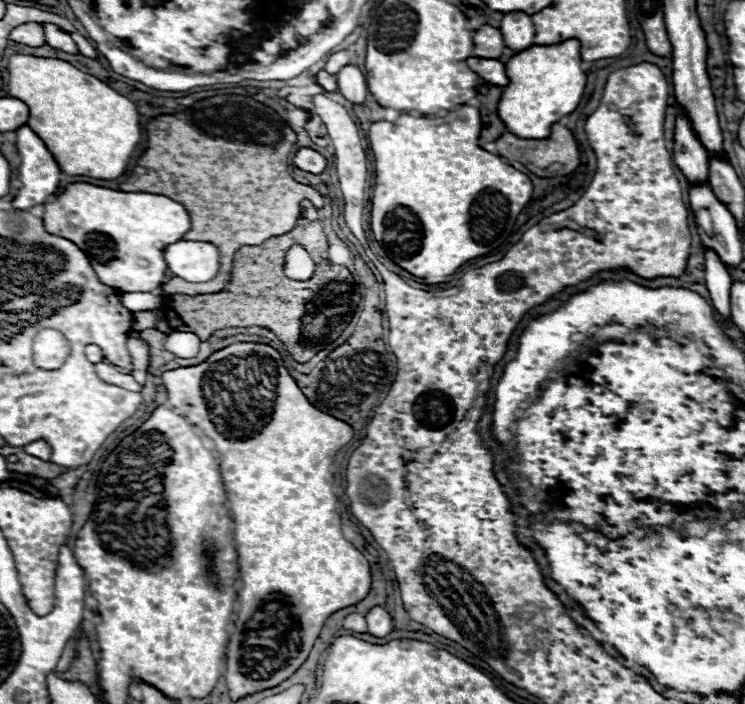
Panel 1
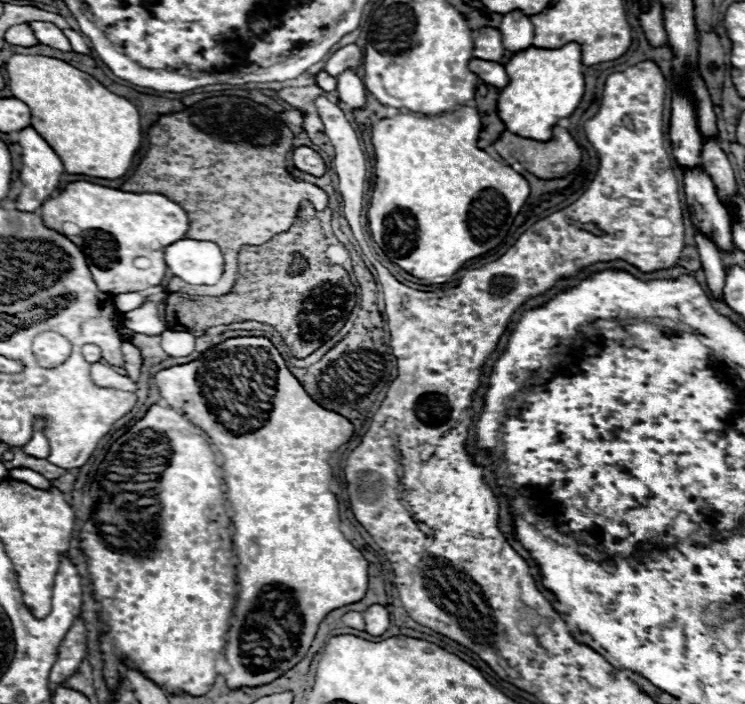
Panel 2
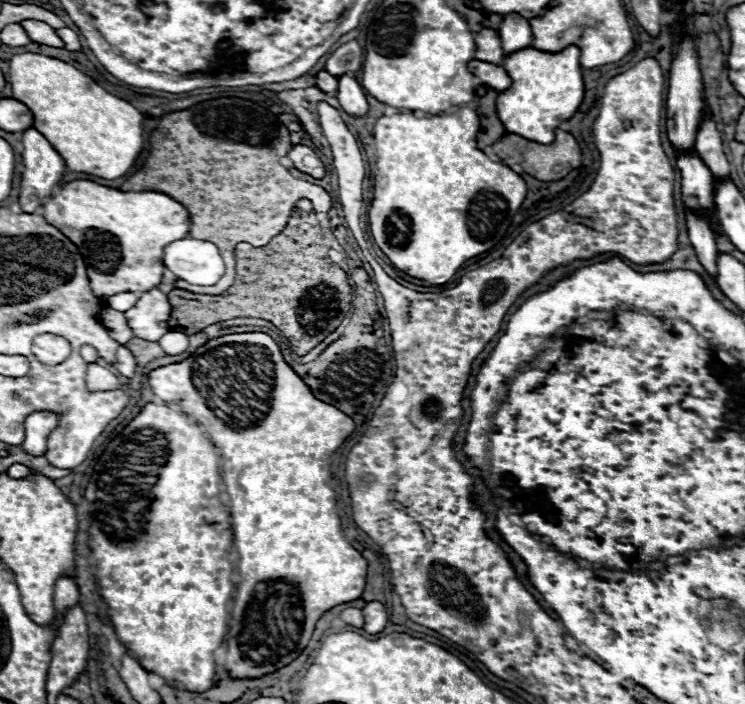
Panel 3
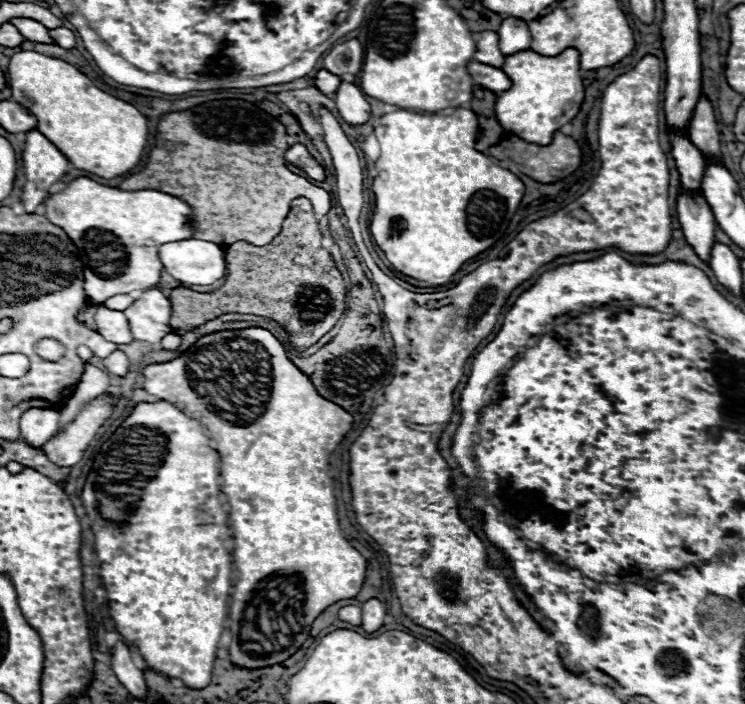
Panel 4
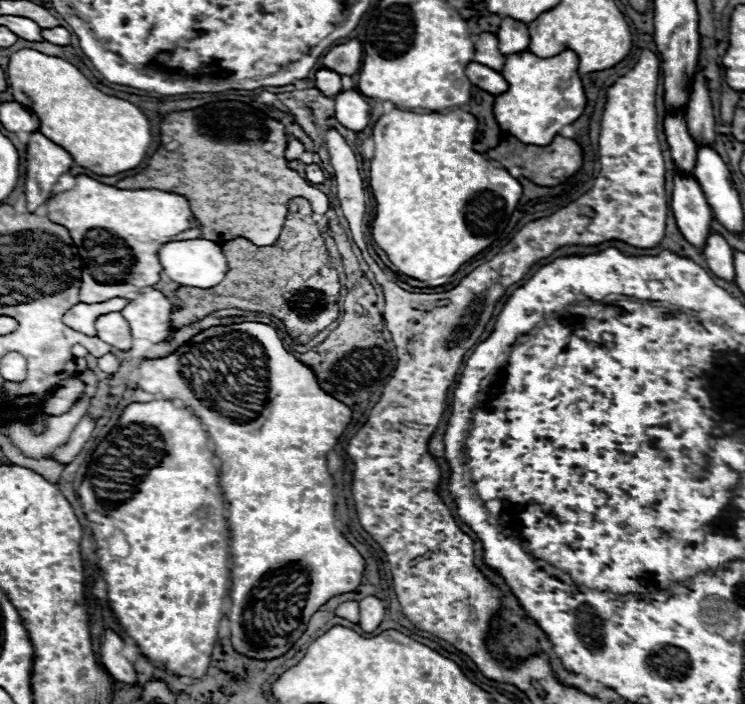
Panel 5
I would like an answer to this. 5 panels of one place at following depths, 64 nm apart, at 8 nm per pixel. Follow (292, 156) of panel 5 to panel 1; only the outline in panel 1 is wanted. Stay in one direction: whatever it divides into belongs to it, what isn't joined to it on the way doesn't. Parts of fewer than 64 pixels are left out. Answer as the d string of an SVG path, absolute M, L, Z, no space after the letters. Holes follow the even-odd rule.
M300 148L292 160L300 170L310 174L322 174L326 168L326 158L310 148Z

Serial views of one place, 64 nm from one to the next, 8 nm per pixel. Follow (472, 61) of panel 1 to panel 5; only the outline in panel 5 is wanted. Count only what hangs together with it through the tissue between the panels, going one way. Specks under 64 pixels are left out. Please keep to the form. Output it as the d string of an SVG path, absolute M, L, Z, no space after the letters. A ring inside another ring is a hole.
M472 62L472 64L468 66L466 74L468 74L468 80L470 80L474 86L478 86L478 88L482 88L482 90L494 94L494 96L498 96L498 94L502 94L504 90L508 90L506 78L504 78L500 72L496 72L496 70L490 70L488 66L478 66L476 62Z

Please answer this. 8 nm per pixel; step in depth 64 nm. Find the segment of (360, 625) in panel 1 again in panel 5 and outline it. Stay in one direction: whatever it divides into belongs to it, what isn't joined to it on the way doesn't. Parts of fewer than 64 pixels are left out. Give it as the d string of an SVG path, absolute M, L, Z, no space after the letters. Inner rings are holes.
M344 602L344 604L340 604L338 608L336 608L336 614L340 616L340 618L346 618L346 620L350 620L350 622L358 622L360 620L360 608L358 608L358 602Z

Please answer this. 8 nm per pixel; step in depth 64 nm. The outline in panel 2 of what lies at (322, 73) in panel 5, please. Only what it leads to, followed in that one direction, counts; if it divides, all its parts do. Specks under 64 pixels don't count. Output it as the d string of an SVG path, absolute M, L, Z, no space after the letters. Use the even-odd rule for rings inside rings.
M318 72L318 74L316 74L316 84L318 84L322 90L326 90L326 92L336 90L336 78L330 76L328 72Z

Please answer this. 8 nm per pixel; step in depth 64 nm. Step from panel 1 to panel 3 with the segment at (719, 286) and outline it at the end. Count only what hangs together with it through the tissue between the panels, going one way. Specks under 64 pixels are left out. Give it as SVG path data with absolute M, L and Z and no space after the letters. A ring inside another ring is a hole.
M686 212L686 220L688 220L688 236L698 254L700 264L712 278L716 278L718 248L716 248L712 228L702 218L696 218L696 214L692 214L692 212Z

